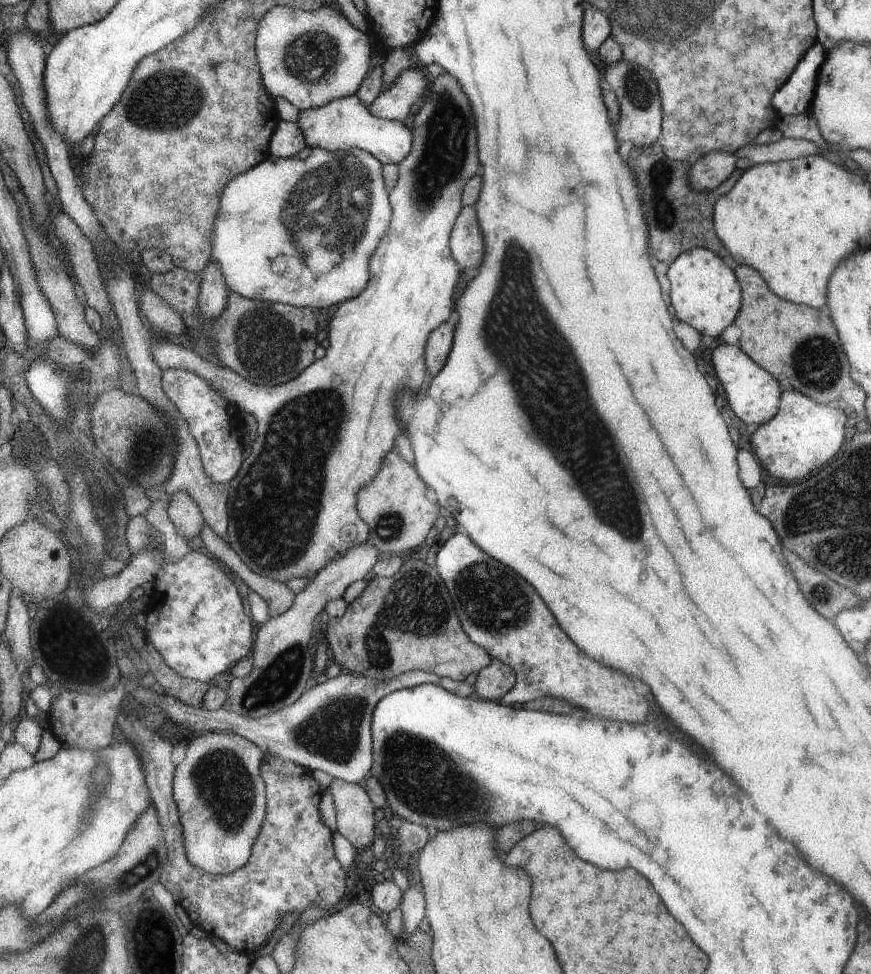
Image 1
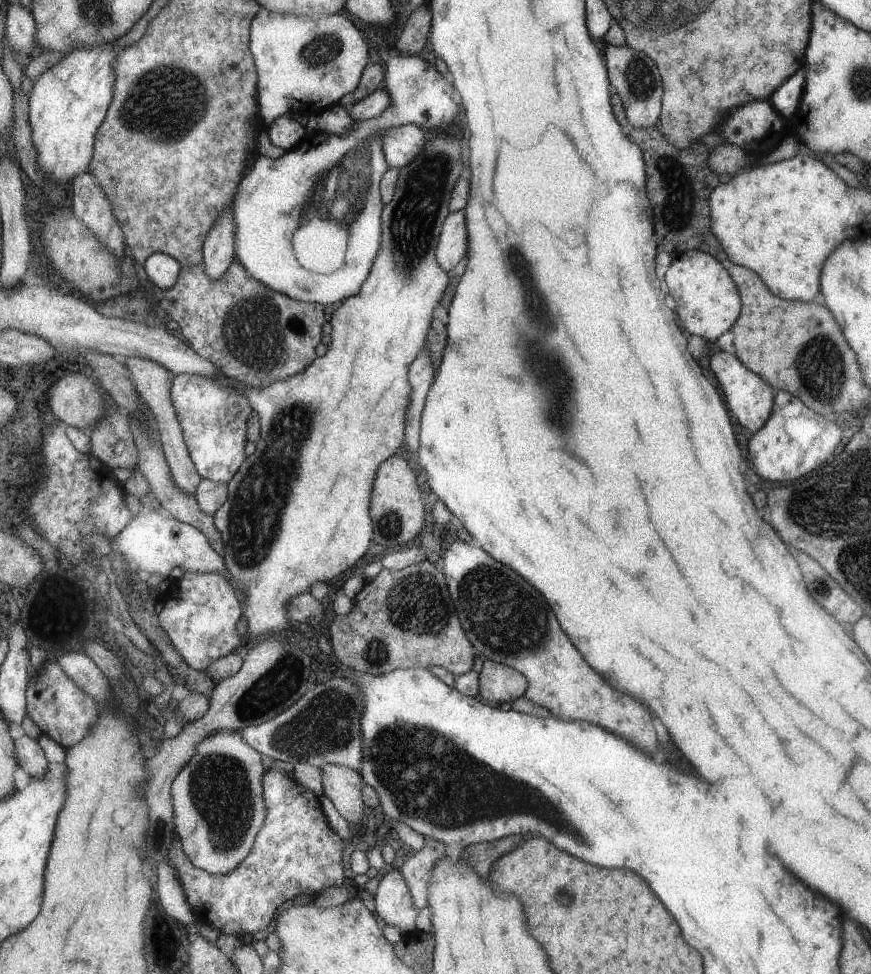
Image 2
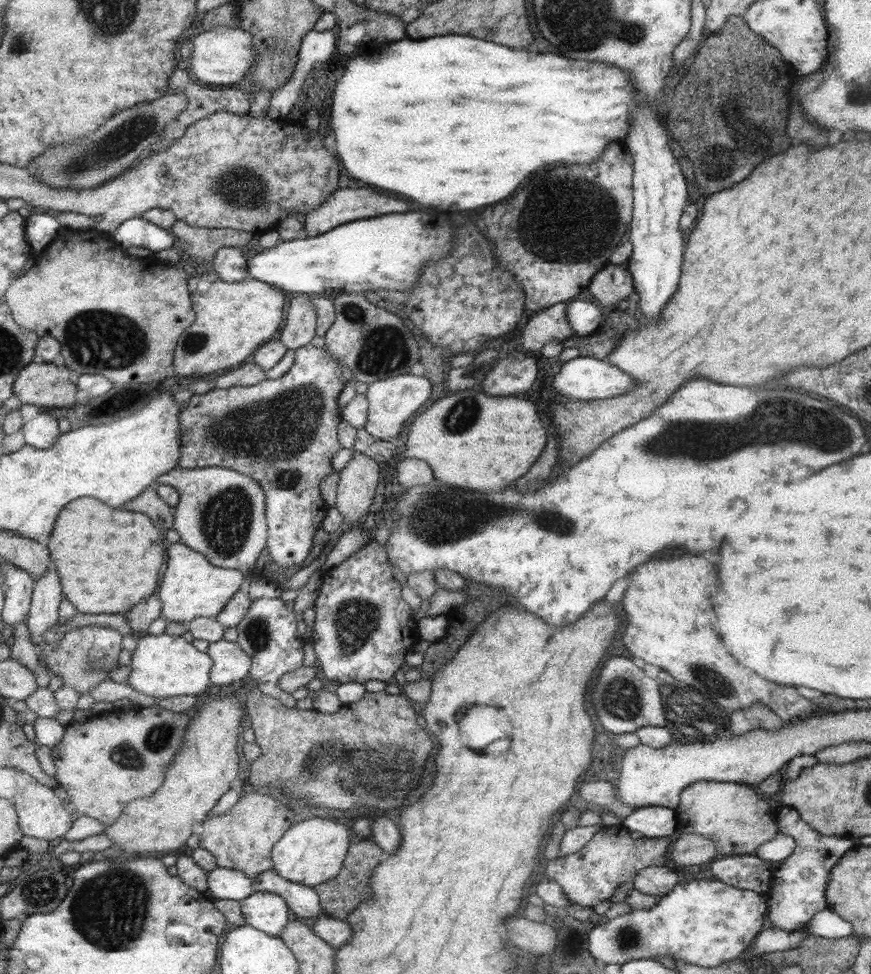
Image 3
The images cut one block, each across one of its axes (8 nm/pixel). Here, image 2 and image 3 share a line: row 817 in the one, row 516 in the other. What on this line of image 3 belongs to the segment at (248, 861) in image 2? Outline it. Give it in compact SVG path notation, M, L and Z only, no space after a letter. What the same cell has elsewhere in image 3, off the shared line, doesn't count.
M310 342L304 347L294 350L293 364L289 370L279 378L264 378L261 382L253 386L232 386L230 389L213 388L206 393L200 395L188 394L184 400L184 404L180 408L180 459L176 466L180 469L205 468L207 466L229 467L229 470L239 471L241 474L249 475L260 483L261 489L264 490L264 517L267 519L267 548L271 560L282 567L295 567L301 560L307 558L311 542L313 542L313 534L317 530L317 526L321 524L323 516L325 516L325 504L319 498L319 482L331 474L331 458L335 452L340 449L340 442L337 440L336 430L339 428L339 412L337 405L339 404L339 394L341 388L345 386L345 378L341 376L341 368L337 366L335 359L329 358L328 351L323 347L313 346Z

